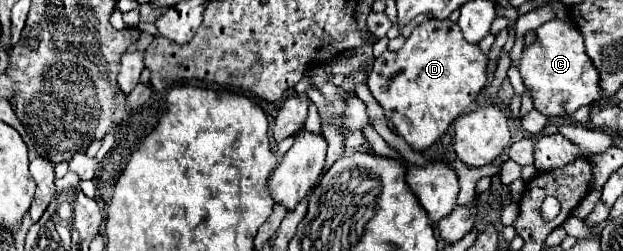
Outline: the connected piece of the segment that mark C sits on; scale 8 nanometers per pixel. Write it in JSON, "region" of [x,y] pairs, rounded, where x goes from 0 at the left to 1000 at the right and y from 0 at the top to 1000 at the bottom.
{"region":[[[888,68],[859,116],[859,171],[846,179],[830,243],[843,347],[852,363],[856,418],[878,466],[907,466],[965,386],[961,291],[936,187],[936,139],[917,92]]]}

